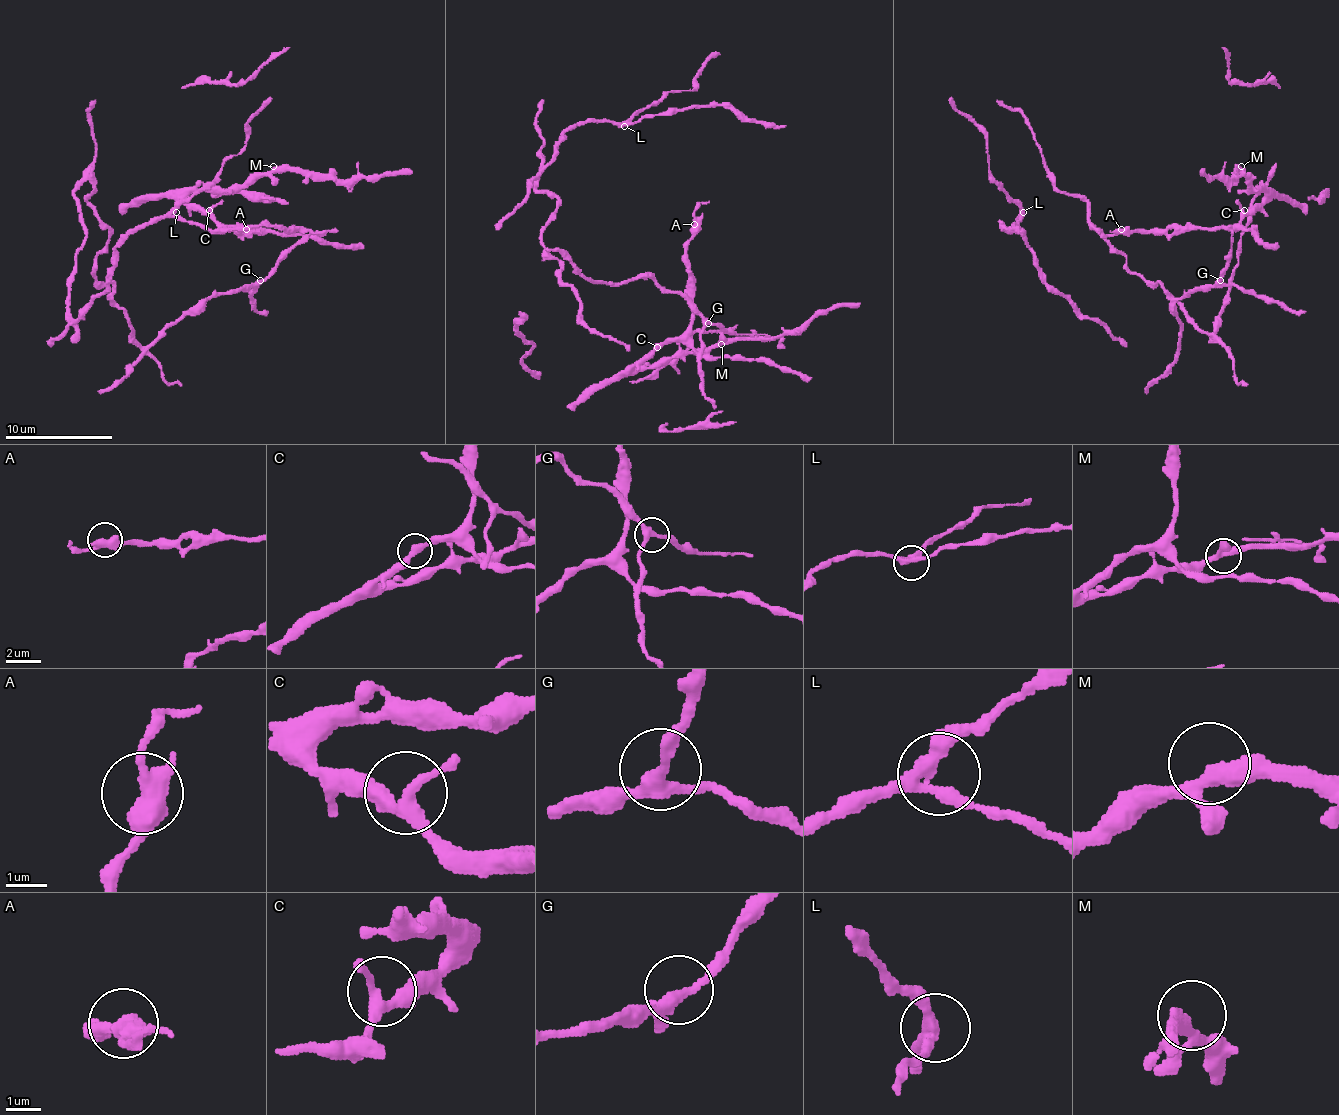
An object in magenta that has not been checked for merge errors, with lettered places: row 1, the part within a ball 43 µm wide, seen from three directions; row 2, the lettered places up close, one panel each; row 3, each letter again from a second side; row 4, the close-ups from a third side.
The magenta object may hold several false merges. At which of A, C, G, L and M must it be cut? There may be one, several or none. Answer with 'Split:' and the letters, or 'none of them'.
Split: none of them

